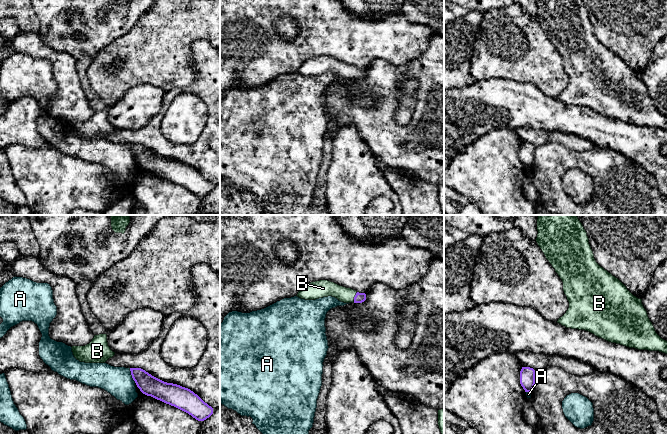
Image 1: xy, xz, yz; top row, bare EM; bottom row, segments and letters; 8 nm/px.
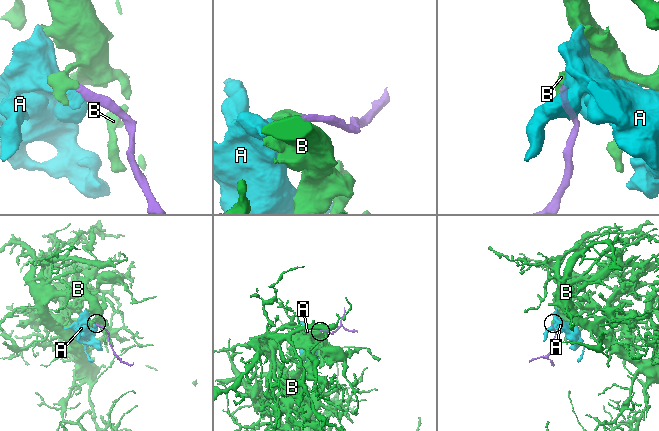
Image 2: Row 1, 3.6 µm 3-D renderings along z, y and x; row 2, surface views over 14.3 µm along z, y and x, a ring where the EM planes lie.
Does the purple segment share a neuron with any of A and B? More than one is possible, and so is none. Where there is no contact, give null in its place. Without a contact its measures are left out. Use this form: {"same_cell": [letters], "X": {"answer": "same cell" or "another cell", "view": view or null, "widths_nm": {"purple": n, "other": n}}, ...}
{"same_cell": ["B"], "A": {"answer": "another cell", "view": "xy", "widths_nm": {"purple": 160, "other": 240}}, "B": {"answer": "same cell", "view": "xz", "widths_nm": {"purple": 80, "other": 140}}}

